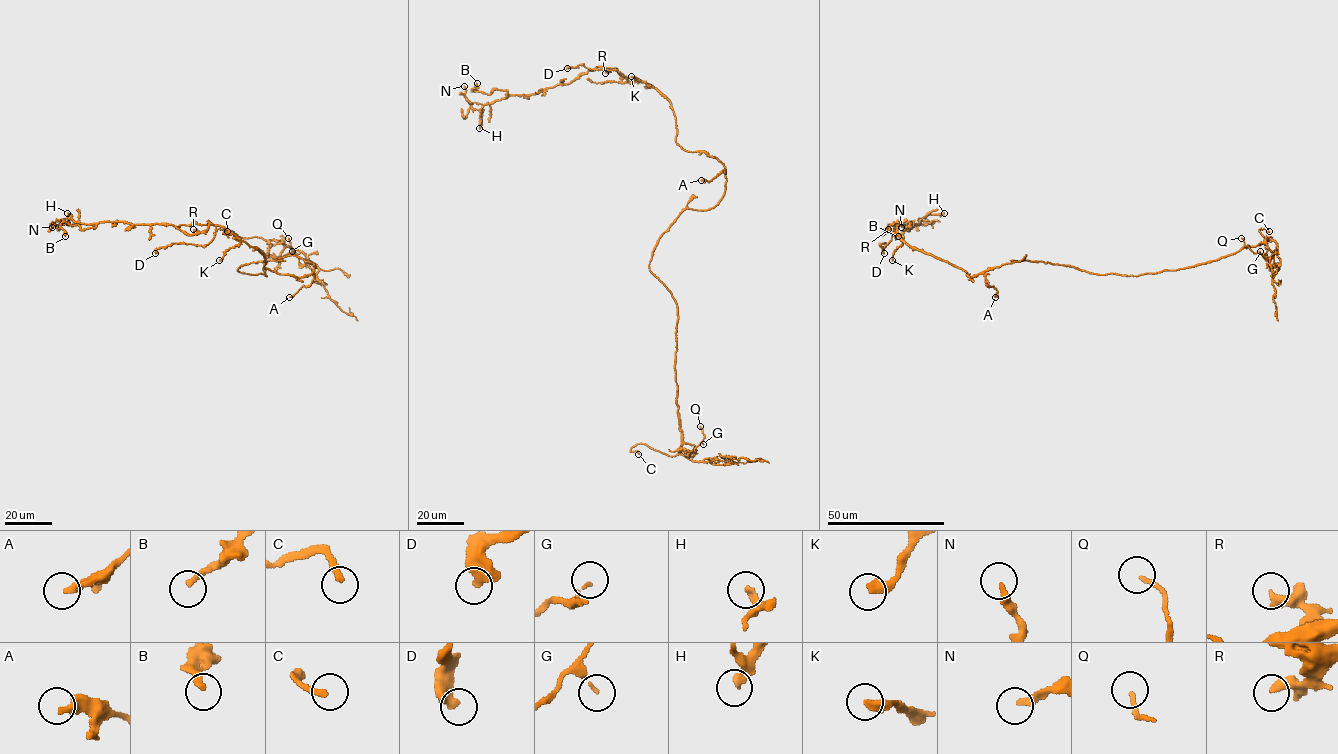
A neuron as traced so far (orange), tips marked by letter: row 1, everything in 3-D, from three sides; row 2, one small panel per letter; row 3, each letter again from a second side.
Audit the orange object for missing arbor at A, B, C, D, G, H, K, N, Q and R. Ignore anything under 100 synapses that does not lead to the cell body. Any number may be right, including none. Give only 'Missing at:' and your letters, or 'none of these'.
Missing at: C

